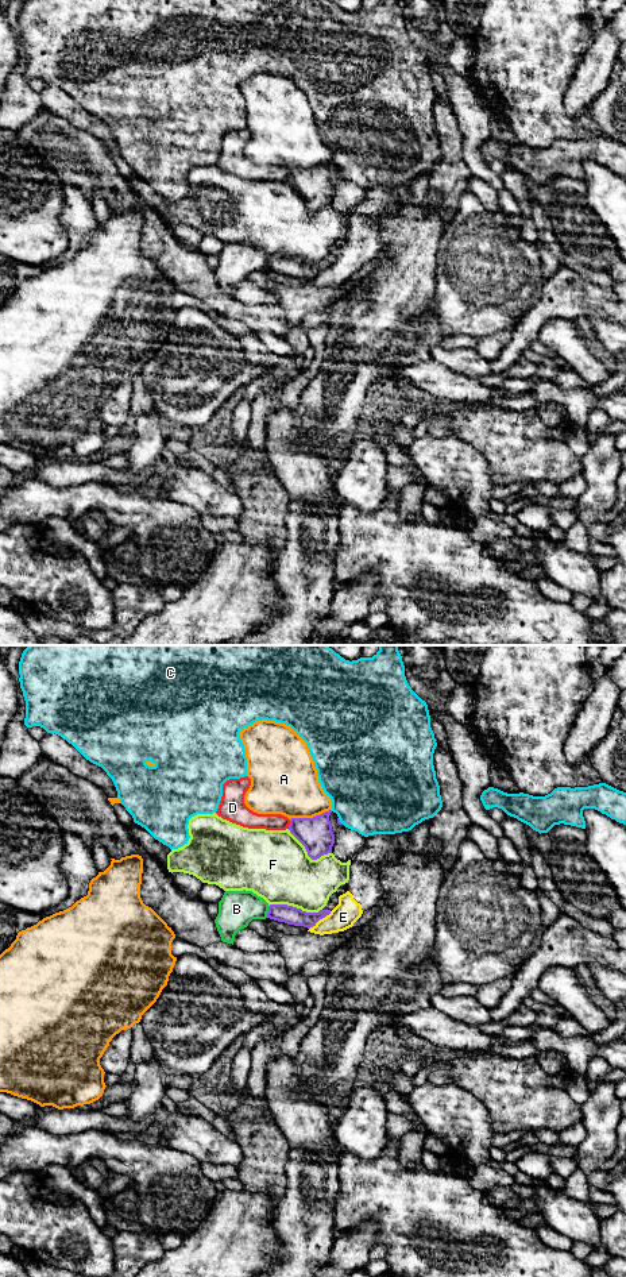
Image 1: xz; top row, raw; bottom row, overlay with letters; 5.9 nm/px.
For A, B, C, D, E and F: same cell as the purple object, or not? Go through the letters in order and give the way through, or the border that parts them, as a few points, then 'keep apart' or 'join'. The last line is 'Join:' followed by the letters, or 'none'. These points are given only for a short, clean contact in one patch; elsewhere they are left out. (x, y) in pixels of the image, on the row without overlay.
A: keep apart
B: border along xz (269, 258), (266, 269); keep apart
C: keep apart
D: keep apart
E: border along xz (331, 263), (309, 281); keep apart
F: keep apart
Join: none

